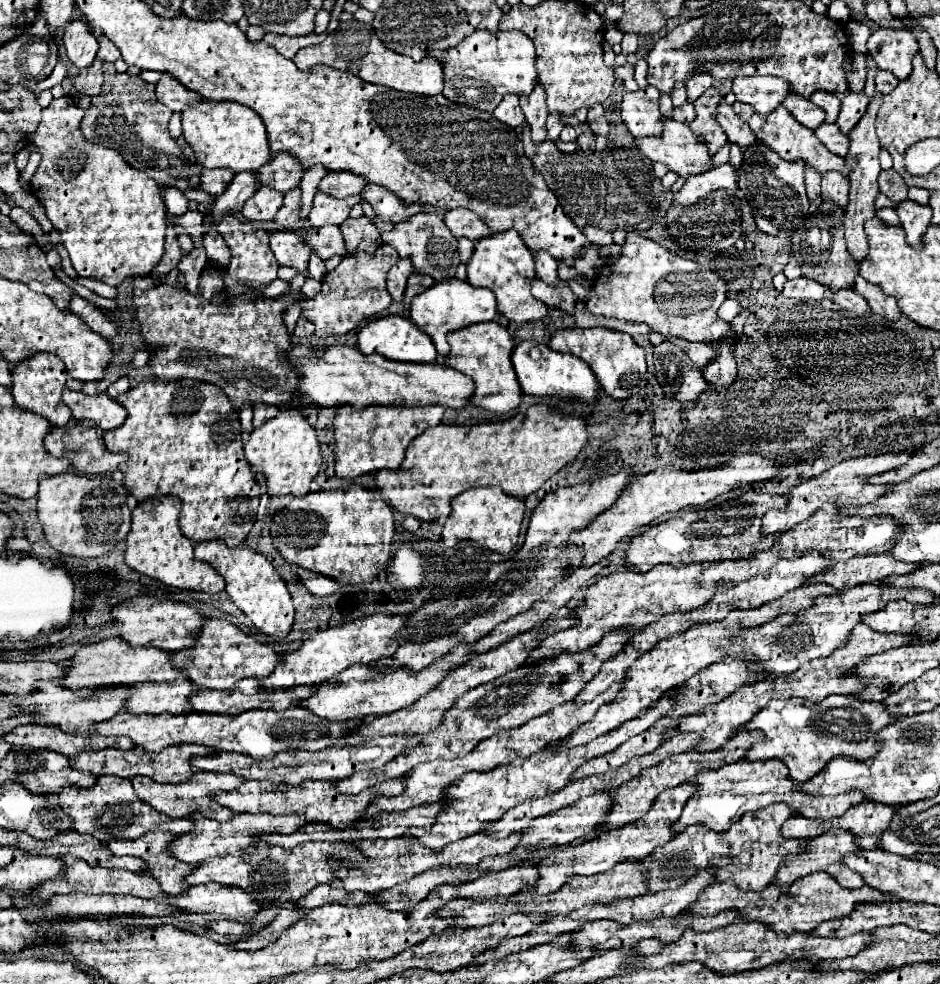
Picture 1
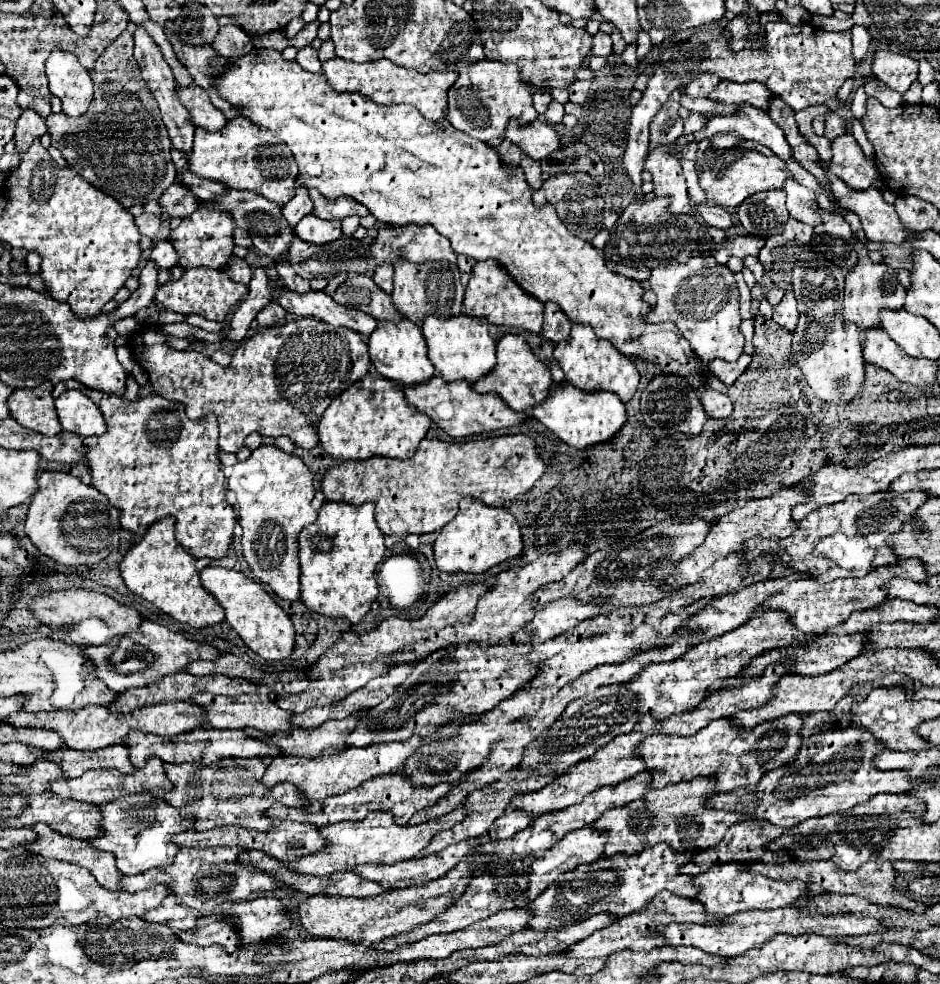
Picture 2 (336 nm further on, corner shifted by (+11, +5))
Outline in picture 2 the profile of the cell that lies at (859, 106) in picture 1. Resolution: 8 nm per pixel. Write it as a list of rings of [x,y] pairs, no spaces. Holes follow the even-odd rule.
[[[851,133],[839,135],[833,143],[833,159],[829,163],[829,171],[847,183],[851,189],[863,191],[871,187],[871,181],[879,177],[877,165],[867,159]]]

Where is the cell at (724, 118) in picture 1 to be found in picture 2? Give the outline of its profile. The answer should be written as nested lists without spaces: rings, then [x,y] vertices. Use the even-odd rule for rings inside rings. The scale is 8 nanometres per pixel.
[[[789,179],[783,187],[783,191],[787,193],[787,211],[793,219],[815,227],[817,223],[821,223],[821,215],[819,215],[819,203],[817,197],[811,189],[799,185],[797,181]]]

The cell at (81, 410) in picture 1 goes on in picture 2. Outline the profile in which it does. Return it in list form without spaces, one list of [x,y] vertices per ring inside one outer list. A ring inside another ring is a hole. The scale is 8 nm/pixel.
[[[65,391],[57,399],[57,415],[63,431],[81,437],[103,435],[107,429],[99,407],[81,391]]]

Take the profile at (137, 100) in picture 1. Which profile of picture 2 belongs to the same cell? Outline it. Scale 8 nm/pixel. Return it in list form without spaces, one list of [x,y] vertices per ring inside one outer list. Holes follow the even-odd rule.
[[[123,33],[95,63],[89,71],[95,83],[95,97],[89,111],[83,117],[65,117],[63,113],[49,115],[45,119],[47,133],[51,135],[51,145],[61,151],[67,165],[77,171],[87,183],[97,187],[99,191],[117,199],[125,209],[133,205],[145,205],[147,201],[155,201],[163,195],[163,191],[175,183],[177,171],[171,161],[171,143],[167,135],[167,127],[161,121],[161,113],[153,93],[145,85],[137,63],[133,61],[133,35]]]

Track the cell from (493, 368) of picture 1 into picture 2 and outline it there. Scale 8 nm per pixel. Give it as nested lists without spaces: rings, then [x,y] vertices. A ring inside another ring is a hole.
[[[503,335],[497,343],[497,365],[495,369],[477,381],[473,387],[479,393],[495,393],[505,399],[505,403],[515,411],[525,411],[529,407],[535,407],[537,403],[545,401],[549,395],[549,389],[553,385],[549,369],[531,353],[531,347],[525,343],[521,335]]]

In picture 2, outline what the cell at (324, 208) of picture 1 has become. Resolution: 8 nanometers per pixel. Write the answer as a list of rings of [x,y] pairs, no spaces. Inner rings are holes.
[[[307,215],[295,227],[295,235],[301,241],[313,245],[327,245],[341,237],[341,223],[339,221],[321,221],[315,215]]]

